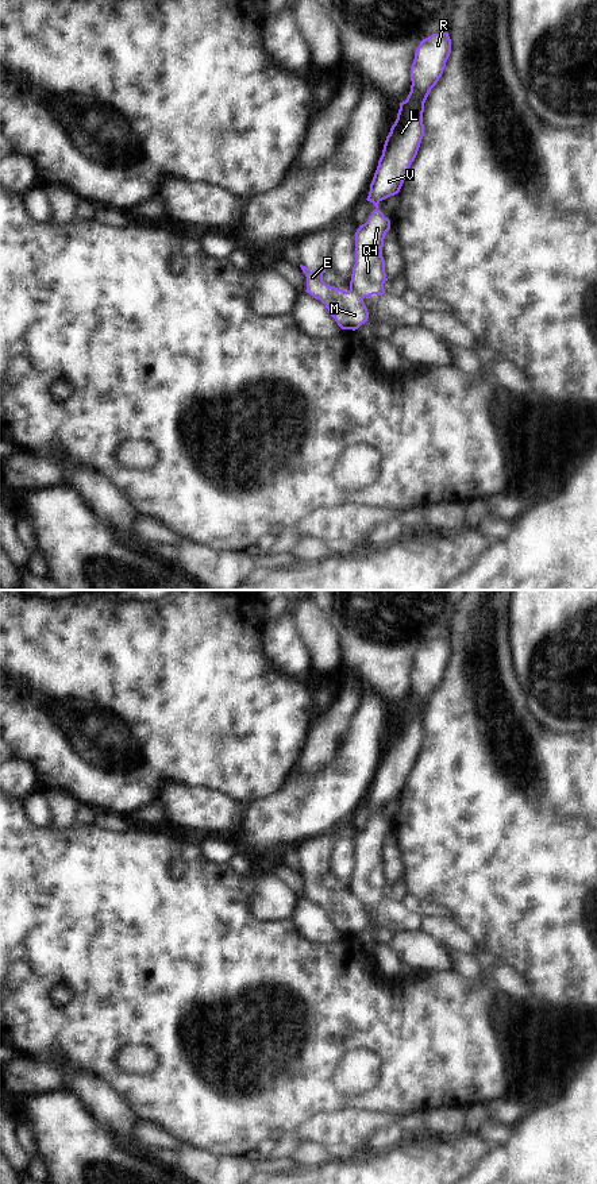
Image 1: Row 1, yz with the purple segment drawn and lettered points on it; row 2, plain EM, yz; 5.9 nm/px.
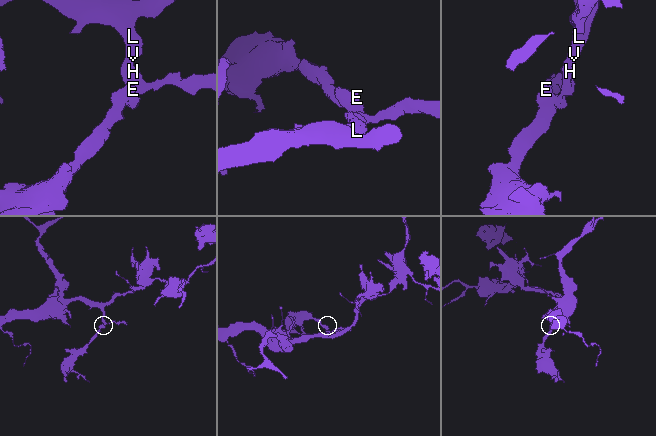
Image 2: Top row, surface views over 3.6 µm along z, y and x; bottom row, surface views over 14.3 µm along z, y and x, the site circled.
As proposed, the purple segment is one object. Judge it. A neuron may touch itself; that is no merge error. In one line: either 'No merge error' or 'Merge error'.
Merge error

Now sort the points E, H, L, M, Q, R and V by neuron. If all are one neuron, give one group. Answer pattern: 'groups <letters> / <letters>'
groups E M / H L Q R V

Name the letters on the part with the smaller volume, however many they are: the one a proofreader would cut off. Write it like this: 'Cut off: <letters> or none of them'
Cut off: E, M

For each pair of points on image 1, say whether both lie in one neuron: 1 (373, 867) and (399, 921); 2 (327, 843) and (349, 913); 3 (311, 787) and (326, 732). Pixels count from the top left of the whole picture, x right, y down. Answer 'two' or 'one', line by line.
1: one
2: one
3: two

